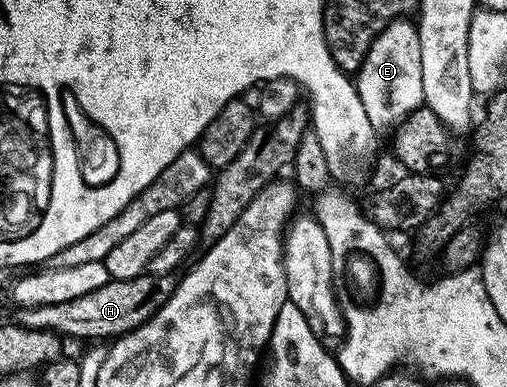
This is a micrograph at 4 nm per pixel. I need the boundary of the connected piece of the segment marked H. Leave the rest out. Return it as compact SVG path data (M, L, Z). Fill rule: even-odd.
M149 272L128 281L109 280L97 287L97 291L77 295L77 299L69 299L65 303L20 308L17 321L27 329L47 329L51 333L58 333L63 339L80 337L83 341L91 341L87 343L99 343L102 337L124 337L129 331L141 327L169 300L176 284L176 278L172 275L158 277Z

